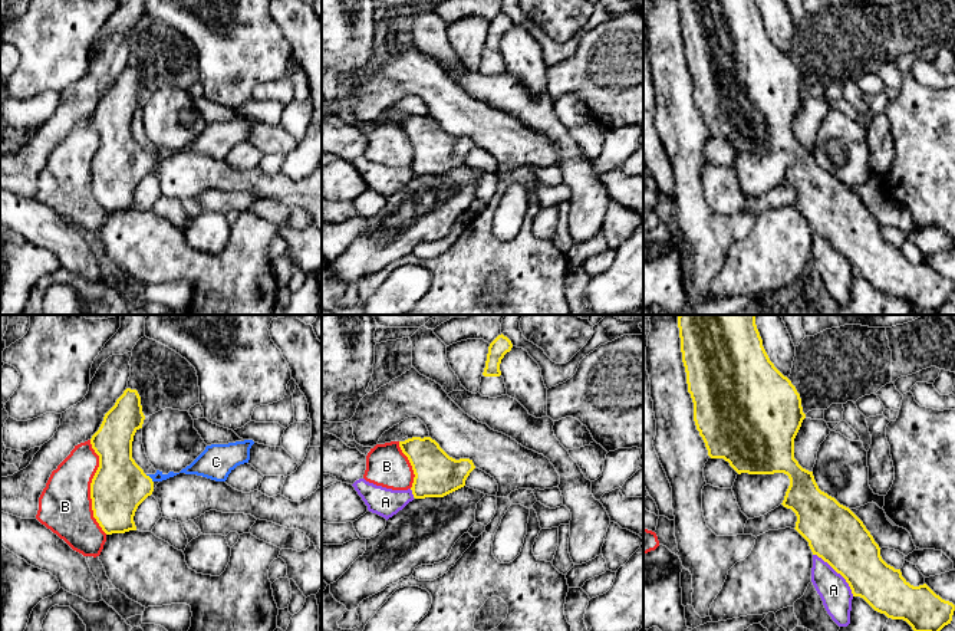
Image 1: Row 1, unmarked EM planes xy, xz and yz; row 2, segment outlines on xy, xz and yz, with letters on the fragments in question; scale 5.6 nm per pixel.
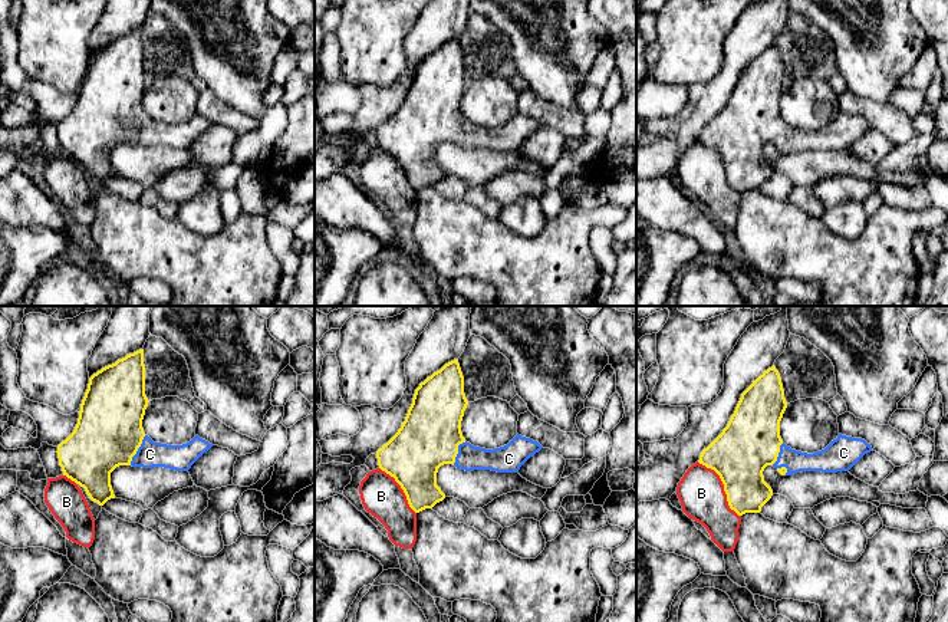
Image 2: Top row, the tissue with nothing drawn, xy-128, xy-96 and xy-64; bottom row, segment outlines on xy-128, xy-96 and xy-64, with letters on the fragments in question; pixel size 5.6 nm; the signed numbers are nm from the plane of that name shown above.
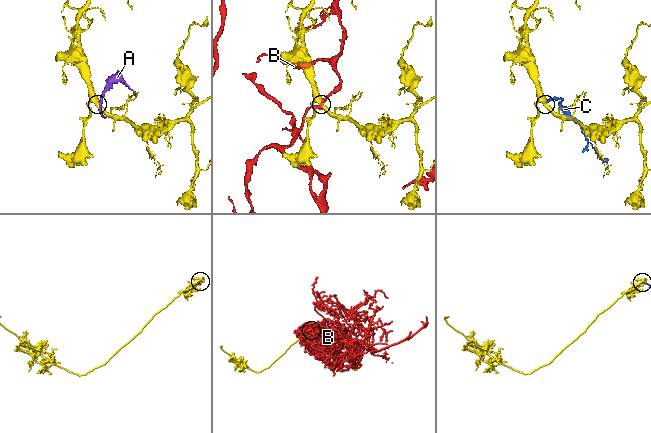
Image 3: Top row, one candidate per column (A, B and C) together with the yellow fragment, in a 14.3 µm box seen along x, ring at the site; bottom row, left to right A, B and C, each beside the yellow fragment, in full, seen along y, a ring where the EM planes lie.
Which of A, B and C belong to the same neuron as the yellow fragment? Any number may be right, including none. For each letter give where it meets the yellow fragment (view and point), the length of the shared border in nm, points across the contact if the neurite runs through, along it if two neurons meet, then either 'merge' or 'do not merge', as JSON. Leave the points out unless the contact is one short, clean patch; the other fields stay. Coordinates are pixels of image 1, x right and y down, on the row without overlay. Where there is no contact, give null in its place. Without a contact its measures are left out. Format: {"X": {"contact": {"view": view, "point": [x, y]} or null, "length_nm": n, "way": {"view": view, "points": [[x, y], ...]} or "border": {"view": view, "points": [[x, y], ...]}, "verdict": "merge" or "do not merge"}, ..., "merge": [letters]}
{"A": {"contact": {"view": "yz", "point": [837, 250]}, "length_nm": 340, "verdict": "do not merge"}, "B": {"contact": {"view": "xy", "point": [91, 166]}, "length_nm": 550, "verdict": "do not merge"}, "C": {"contact": {"view": "xy", "point": [150, 155]}, "length_nm": 60, "verdict": "merge"}, "merge": ["C"]}

